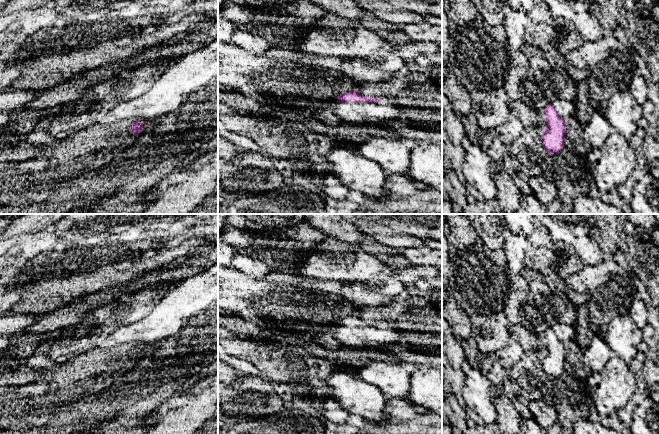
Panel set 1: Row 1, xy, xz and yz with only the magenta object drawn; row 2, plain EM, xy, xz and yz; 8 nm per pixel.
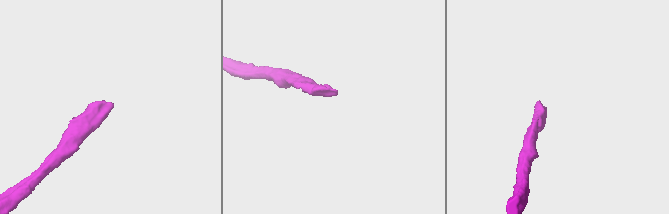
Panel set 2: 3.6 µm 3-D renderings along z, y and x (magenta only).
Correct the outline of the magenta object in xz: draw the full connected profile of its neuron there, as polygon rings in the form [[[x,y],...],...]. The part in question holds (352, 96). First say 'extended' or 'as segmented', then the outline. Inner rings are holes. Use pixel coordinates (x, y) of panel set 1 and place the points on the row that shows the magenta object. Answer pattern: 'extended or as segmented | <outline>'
extended | [[[349,91],[337,97],[334,111],[344,122],[380,125],[399,119],[402,107],[384,103],[375,97],[362,96],[357,91]]]

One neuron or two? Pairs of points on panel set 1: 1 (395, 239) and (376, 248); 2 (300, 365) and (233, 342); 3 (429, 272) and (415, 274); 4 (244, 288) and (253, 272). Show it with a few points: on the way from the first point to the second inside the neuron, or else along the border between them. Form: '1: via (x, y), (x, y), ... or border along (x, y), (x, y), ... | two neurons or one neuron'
1: border along (366, 235), (382, 244), (399, 249) | two neurons
2: via (283, 364), (276, 364), (250, 350) | one neuron
3: via (426, 272), (418, 272) | one neuron
4: border along (231, 266), (253, 278), (264, 279) | two neurons

